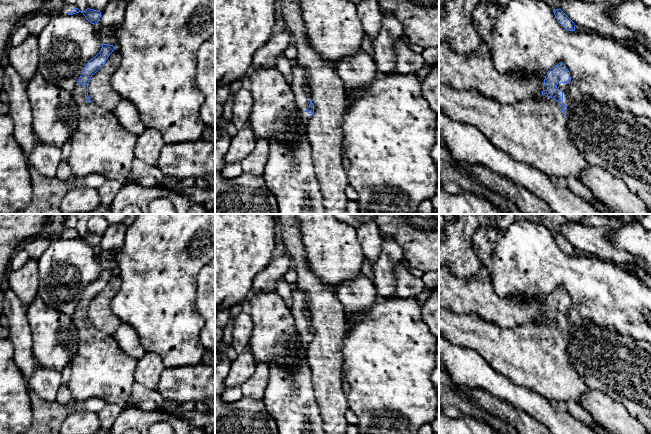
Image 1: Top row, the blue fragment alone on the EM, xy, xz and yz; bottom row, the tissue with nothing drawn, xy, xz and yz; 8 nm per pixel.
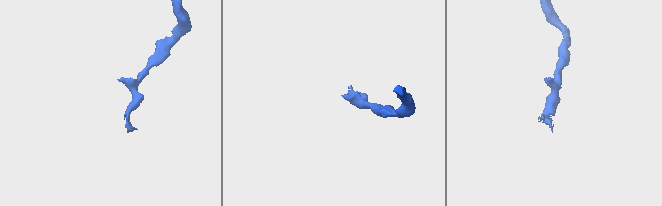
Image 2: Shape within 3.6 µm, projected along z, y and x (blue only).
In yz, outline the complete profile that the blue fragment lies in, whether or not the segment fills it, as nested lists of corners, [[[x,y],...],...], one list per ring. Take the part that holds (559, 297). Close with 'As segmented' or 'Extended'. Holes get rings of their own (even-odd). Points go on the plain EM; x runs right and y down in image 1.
[[[559,287],[551,292],[545,300],[540,321],[513,328],[500,327],[495,323],[481,319],[476,314],[455,314],[439,306],[439,337],[459,348],[475,351],[495,372],[507,378],[512,384],[535,392],[547,400],[555,399],[565,402],[574,400],[579,403],[580,397],[589,392],[591,388],[578,374],[568,351],[570,334],[566,315],[570,305],[569,294],[563,287]]]. Extended

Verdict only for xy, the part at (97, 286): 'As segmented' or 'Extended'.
Extended

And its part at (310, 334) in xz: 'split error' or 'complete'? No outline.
split error

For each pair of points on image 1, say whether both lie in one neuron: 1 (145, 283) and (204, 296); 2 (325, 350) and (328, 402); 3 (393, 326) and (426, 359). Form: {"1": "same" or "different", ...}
{"1": "different", "2": "same", "3": "same"}

